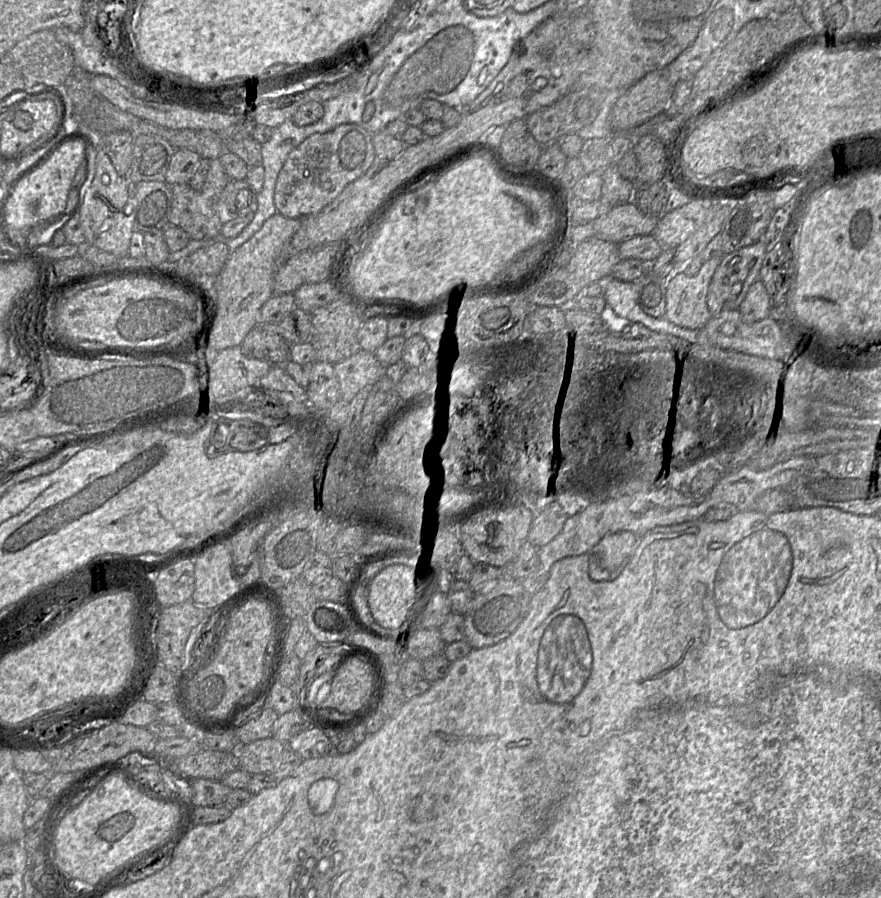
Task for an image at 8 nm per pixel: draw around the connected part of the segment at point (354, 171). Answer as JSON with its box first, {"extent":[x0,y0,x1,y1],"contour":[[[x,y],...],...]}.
{"extent":[274,123,376,219],"contour":[[[344,123],[327,132],[310,135],[291,151],[281,169],[274,191],[274,203],[277,212],[286,217],[298,219],[319,213],[349,183],[362,176],[376,161],[373,133],[359,124]]]}

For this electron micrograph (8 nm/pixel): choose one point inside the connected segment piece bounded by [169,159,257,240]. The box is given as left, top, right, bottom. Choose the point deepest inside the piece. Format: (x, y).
(201, 213)

